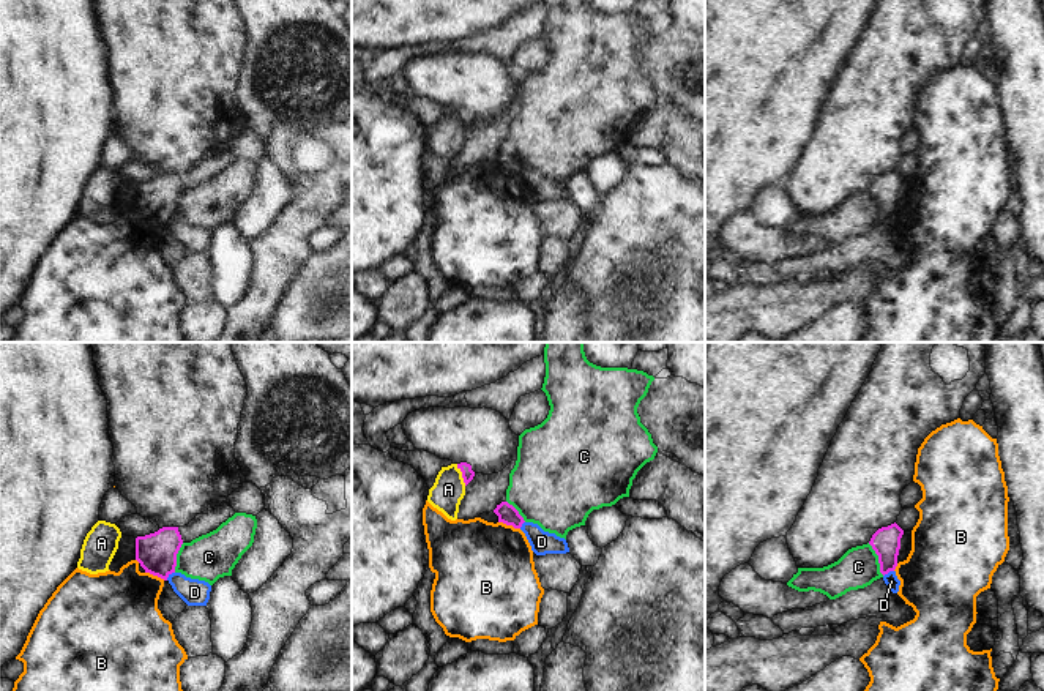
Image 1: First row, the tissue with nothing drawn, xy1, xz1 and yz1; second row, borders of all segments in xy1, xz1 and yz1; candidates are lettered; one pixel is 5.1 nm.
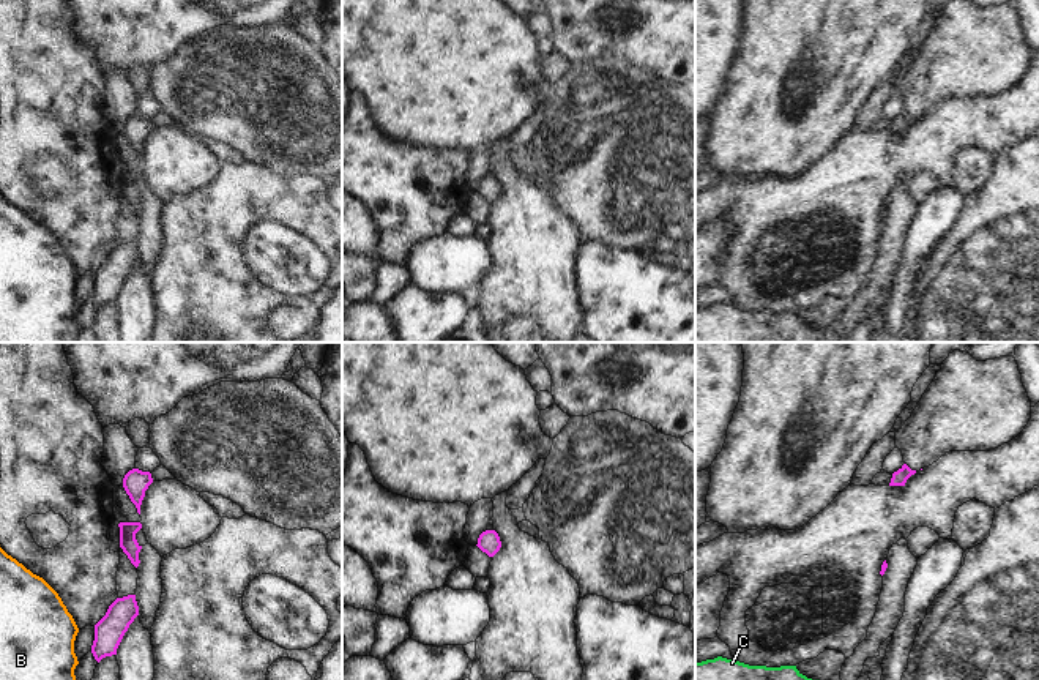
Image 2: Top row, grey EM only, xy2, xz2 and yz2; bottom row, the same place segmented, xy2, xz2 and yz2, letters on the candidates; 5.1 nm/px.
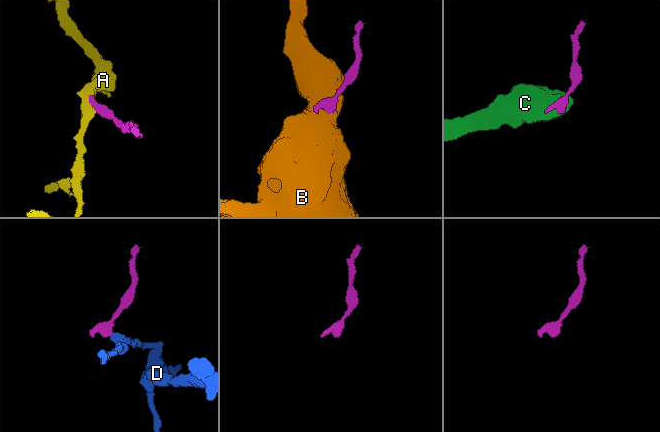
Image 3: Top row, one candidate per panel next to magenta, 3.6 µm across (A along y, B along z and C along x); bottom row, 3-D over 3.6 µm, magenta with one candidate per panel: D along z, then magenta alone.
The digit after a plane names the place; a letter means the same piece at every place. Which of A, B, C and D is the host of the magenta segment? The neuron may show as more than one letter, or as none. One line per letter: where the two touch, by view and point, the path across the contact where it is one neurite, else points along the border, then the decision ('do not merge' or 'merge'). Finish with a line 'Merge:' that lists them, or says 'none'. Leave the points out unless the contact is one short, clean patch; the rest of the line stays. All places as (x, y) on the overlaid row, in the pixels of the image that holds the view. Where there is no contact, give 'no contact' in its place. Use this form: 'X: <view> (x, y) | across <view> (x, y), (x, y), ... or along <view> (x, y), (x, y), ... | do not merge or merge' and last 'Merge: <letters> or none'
A: xz1 (462, 475) | along xz1 (456, 464), (466, 485) | do not merge
B: xz1 (510, 524) | along xz1 (499, 521), (519, 529) | do not merge
C: yz1 (879, 559) | along yz1 (868, 543), (877, 556), (879, 570), (883, 575) | do not merge
D: xy1 (167, 576) | along xy1 (174, 571), (166, 579) | do not merge
Merge: none

